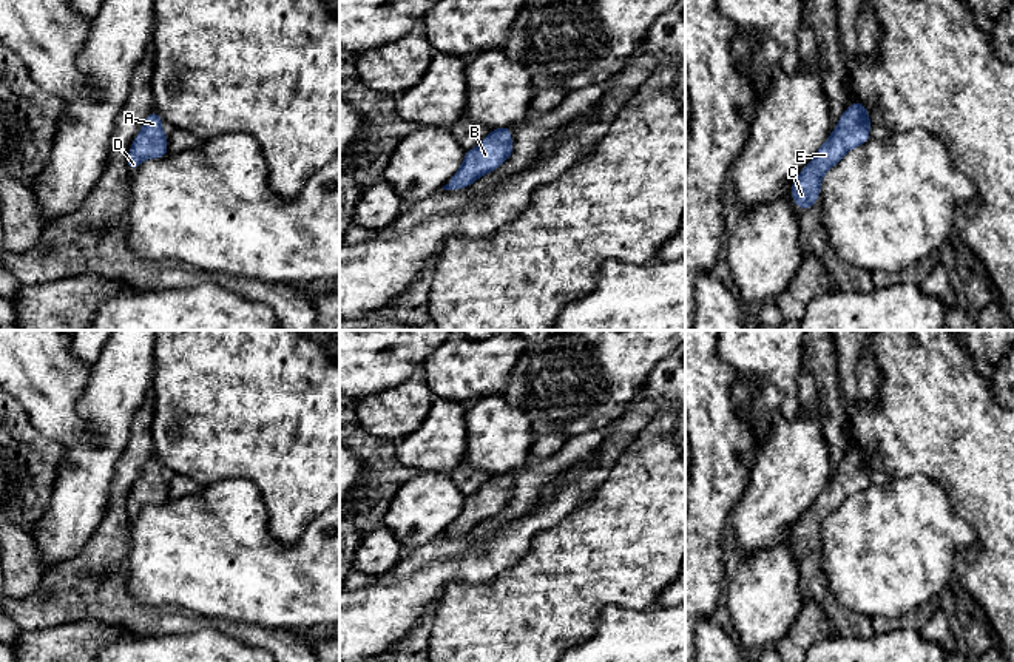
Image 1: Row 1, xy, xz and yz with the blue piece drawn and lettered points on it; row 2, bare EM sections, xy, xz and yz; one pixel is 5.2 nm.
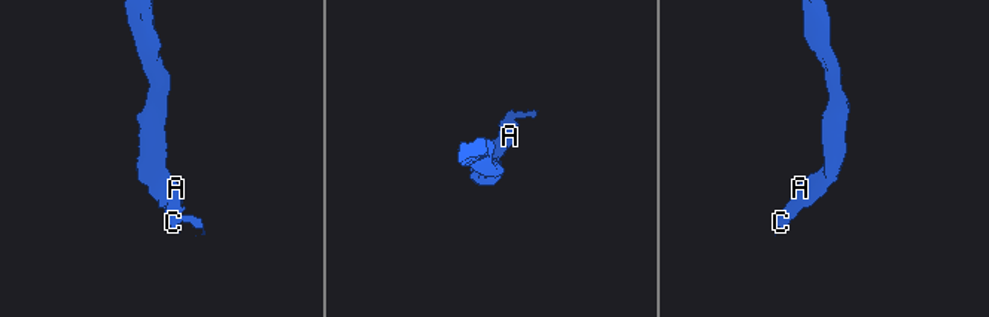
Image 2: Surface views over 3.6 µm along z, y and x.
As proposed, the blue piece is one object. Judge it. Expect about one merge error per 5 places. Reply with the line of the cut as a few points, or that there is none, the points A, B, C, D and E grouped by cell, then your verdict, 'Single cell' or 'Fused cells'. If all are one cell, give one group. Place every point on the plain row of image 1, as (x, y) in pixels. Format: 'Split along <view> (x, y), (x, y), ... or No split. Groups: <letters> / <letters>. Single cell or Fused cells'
No split. Groups: A B C D E. Single cell

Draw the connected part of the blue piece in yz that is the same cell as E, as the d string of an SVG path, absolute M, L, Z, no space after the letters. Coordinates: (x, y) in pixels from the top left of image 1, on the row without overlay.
M855 448L846 454L829 485L818 494L813 505L792 528L792 548L798 549L803 559L818 546L823 522L837 511L849 495L870 486L870 469L872 466L867 461L864 449Z

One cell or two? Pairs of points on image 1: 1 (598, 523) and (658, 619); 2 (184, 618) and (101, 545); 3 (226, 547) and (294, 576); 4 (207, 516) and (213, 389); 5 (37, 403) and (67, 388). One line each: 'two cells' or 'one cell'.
1: two cells
2: one cell
3: one cell
4: two cells
5: one cell

